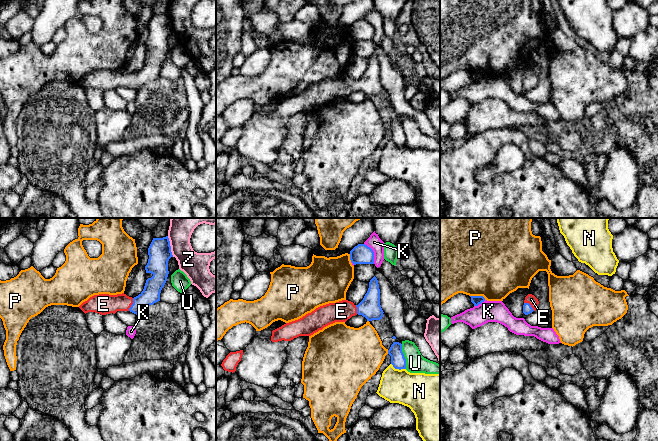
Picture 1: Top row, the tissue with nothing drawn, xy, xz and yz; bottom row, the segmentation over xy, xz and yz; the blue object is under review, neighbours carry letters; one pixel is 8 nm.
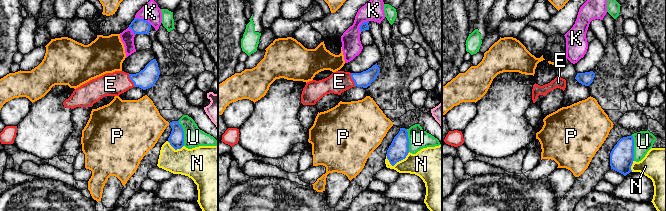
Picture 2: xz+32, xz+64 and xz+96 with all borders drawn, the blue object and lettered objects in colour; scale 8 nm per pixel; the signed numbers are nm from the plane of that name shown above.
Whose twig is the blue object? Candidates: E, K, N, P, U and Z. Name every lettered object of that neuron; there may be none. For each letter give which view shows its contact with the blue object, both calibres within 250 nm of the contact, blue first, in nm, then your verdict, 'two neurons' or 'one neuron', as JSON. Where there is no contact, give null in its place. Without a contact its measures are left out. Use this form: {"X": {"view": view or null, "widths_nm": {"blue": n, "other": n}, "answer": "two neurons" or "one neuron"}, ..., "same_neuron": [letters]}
{"E": {"view": "xy", "widths_nm": {"blue": 140, "other": 160}, "answer": "one neuron"}, "K": {"view": "xz", "widths_nm": {"blue": 160, "other": 110}, "answer": "two neurons"}, "N": {"view": "xz", "widths_nm": {"blue": 120, "other": 300}, "answer": "two neurons"}, "P": {"view": "yz", "widths_nm": {"blue": 80, "other": 500}, "answer": "two neurons"}, "U": {"view": "xz", "widths_nm": {"blue": 120, "other": 160}, "answer": "two neurons"}, "Z": {"view": "xy", "widths_nm": {"blue": 190, "other": 220}, "answer": "two neurons"}, "same_neuron": ["E"]}

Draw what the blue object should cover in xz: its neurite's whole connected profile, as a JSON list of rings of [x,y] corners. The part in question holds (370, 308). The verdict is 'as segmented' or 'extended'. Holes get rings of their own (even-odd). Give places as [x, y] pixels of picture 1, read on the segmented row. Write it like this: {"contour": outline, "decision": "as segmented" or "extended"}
{"contour": [[[374,276],[363,300],[355,305],[348,300],[329,303],[316,308],[302,318],[286,323],[272,331],[271,341],[291,341],[299,336],[311,336],[335,322],[346,322],[352,316],[362,315],[367,321],[380,320],[383,317],[380,305],[380,289]]], "decision": "extended"}

